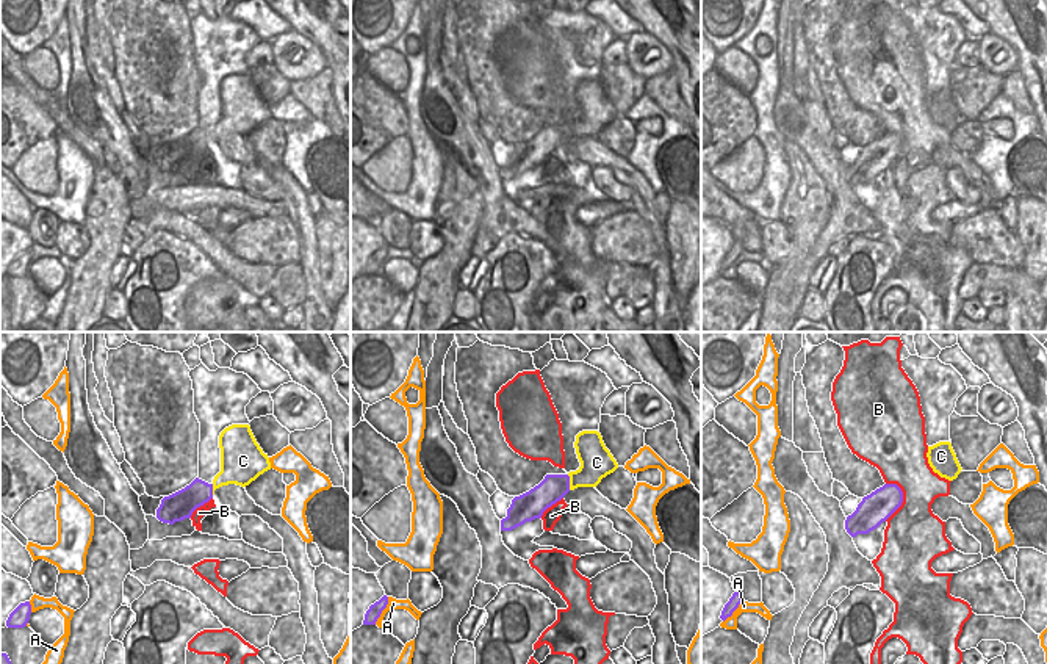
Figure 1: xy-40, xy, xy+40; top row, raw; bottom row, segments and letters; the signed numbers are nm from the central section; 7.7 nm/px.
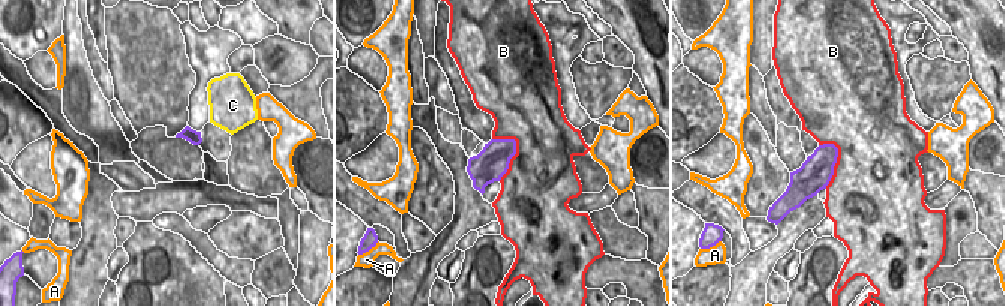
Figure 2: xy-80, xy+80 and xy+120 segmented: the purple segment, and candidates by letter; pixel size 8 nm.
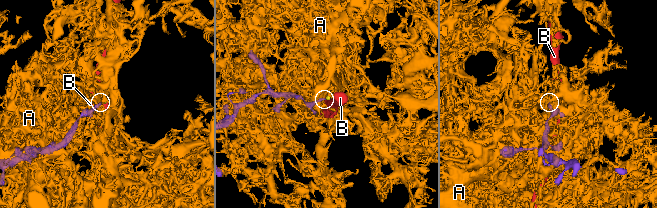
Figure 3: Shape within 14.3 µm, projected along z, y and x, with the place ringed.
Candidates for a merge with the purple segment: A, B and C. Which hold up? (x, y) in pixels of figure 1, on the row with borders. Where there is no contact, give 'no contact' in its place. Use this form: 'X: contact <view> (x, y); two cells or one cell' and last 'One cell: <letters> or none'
A: contact xy (382, 609); two cells
B: contact xy+40 (902, 501); two cells
C: contact xy (568, 483); one cell
One cell: C

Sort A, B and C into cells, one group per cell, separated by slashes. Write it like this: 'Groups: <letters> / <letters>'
Groups: A / B / C

